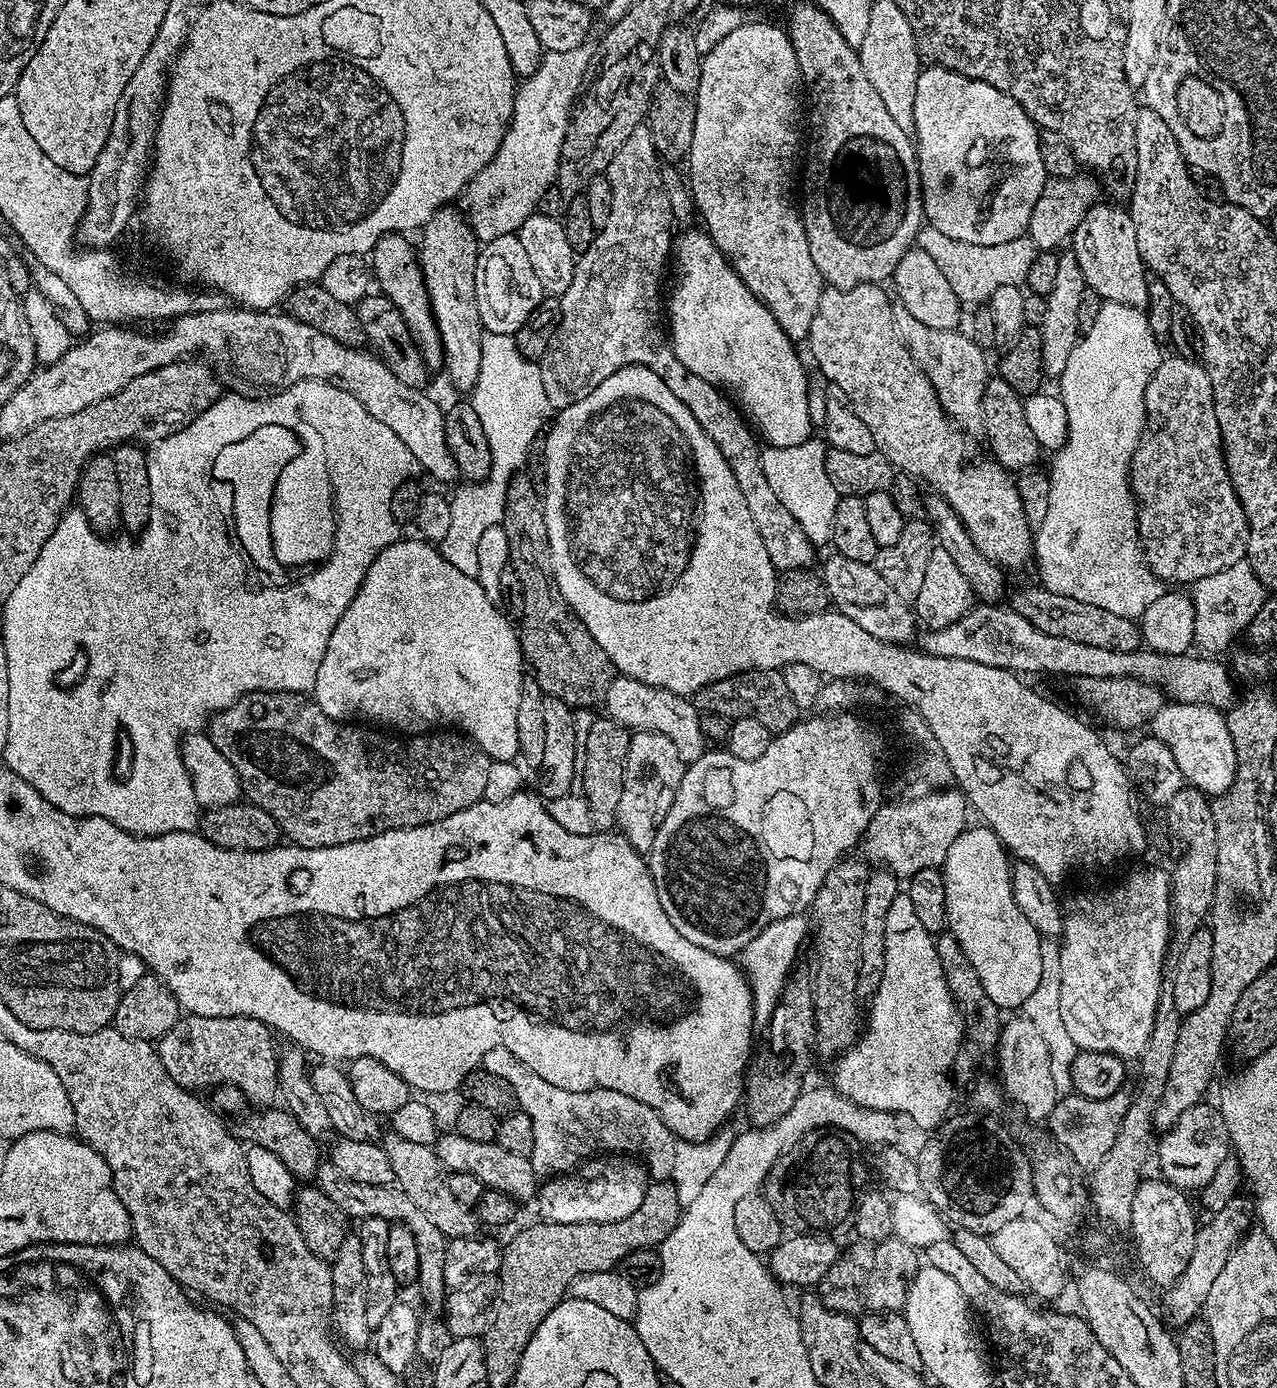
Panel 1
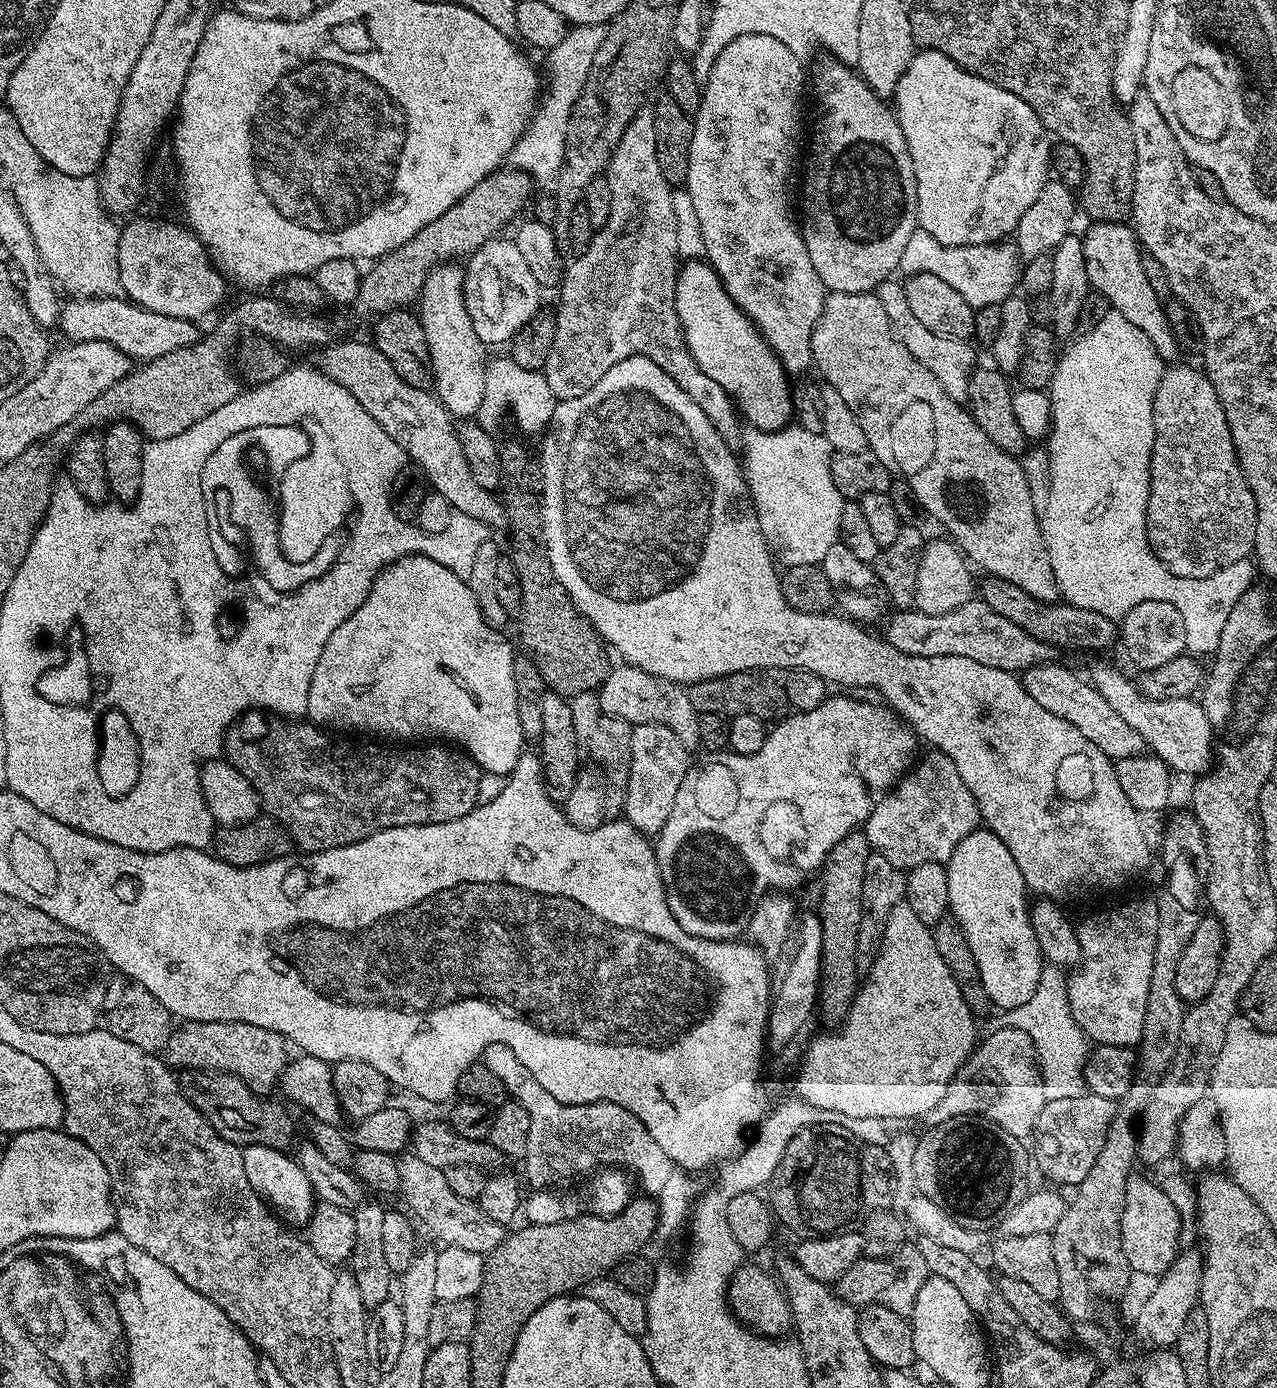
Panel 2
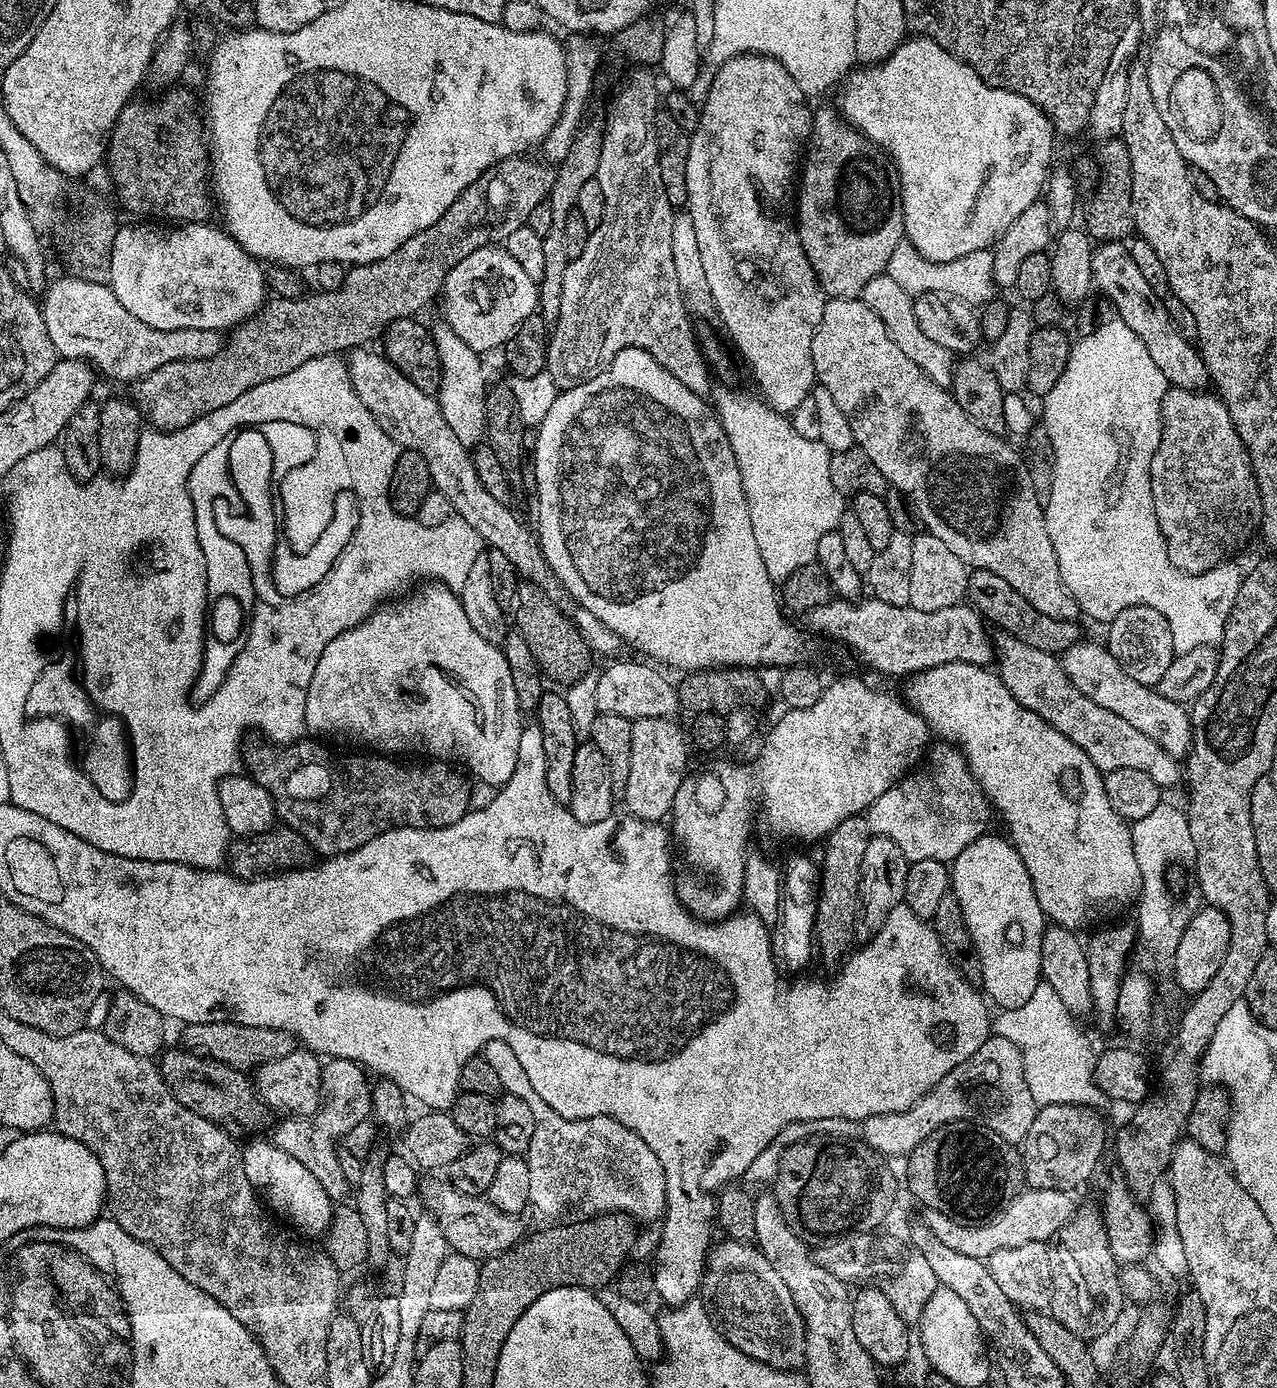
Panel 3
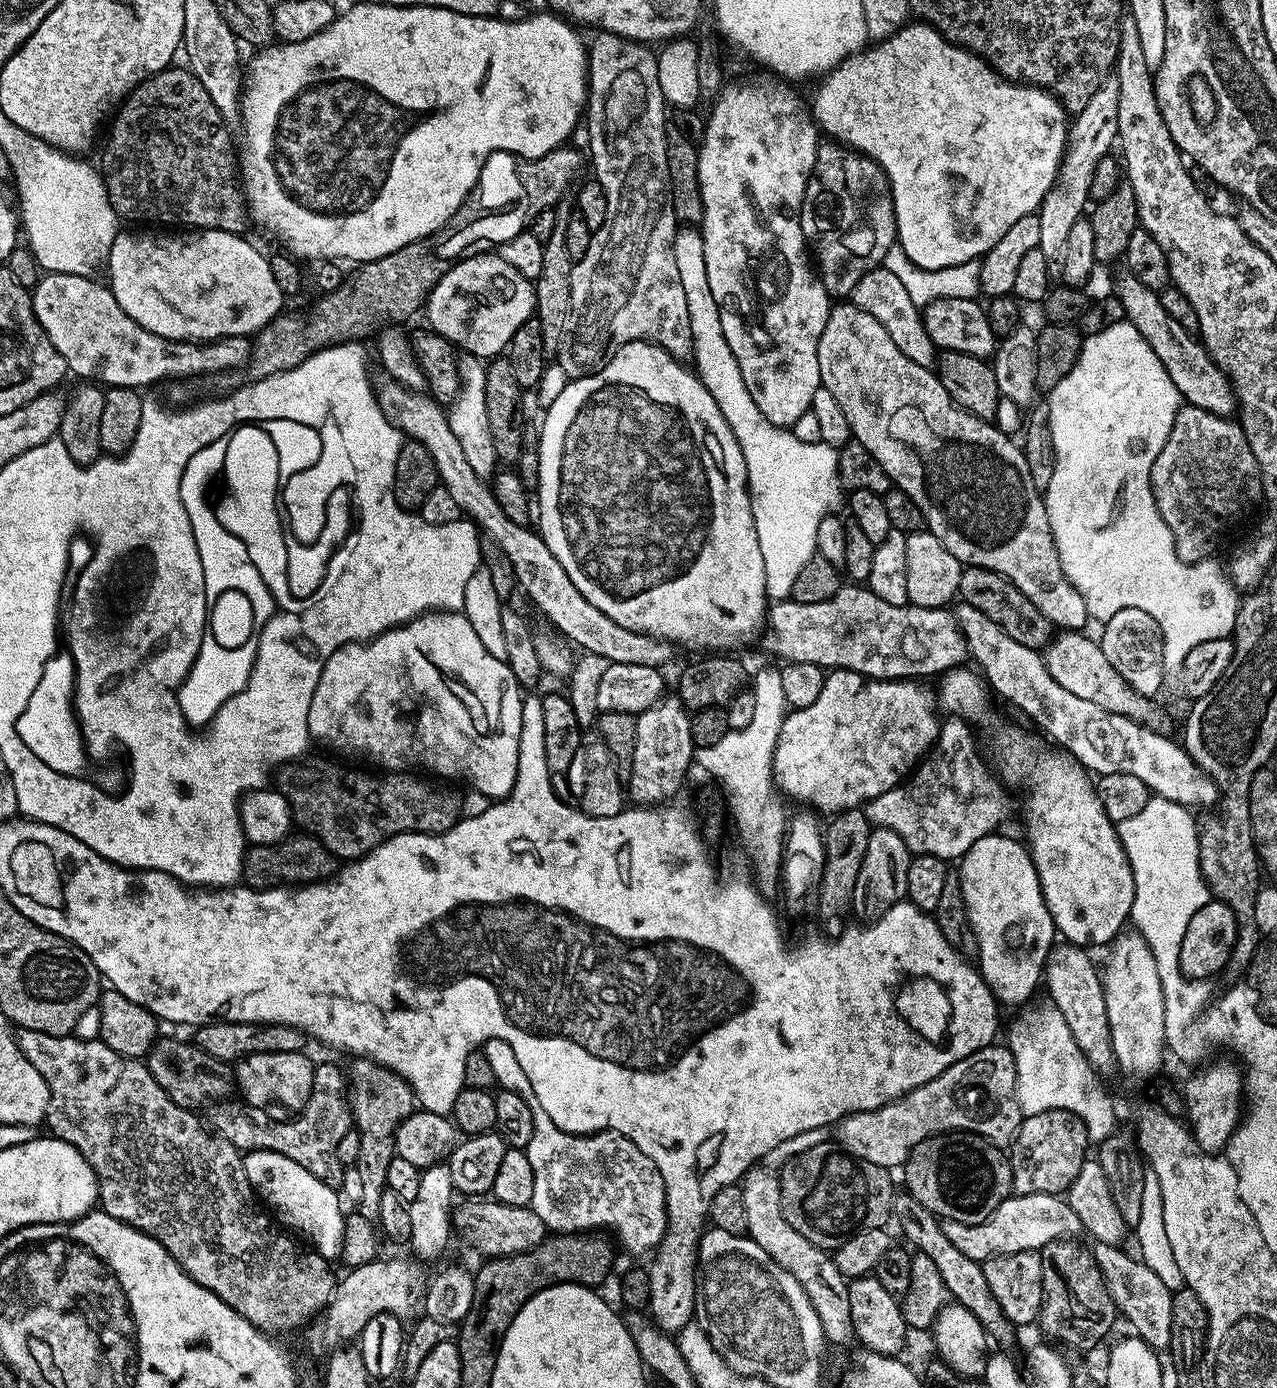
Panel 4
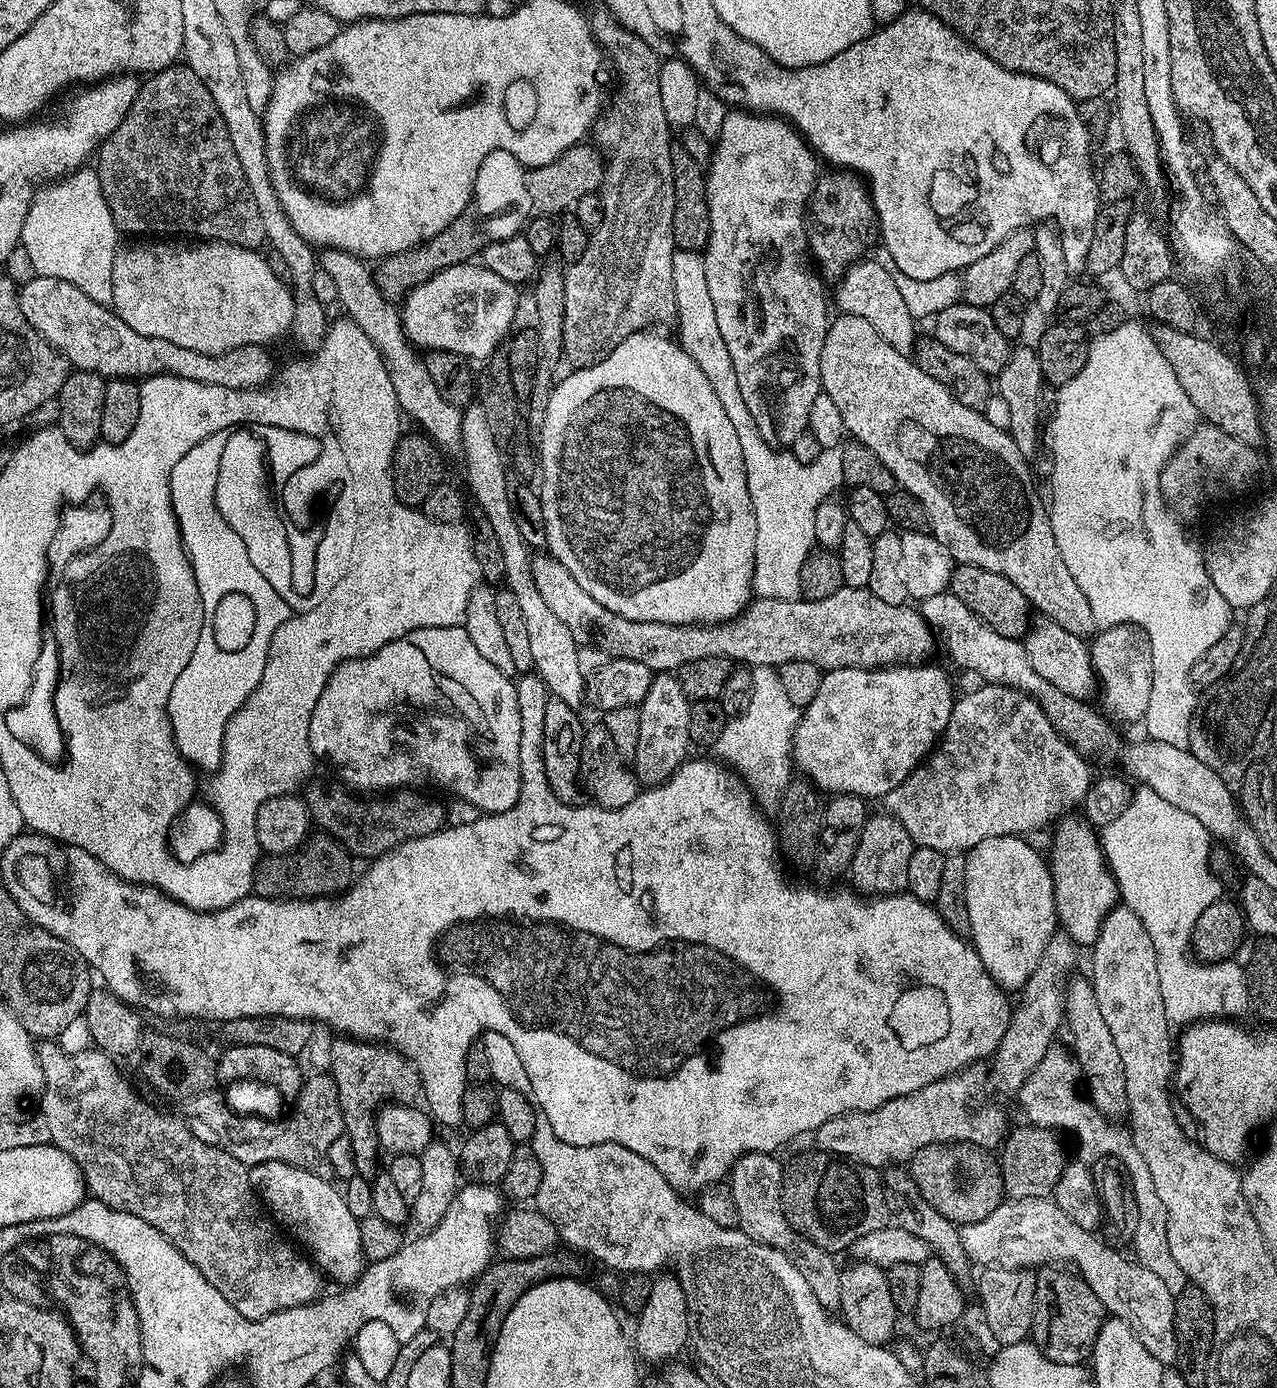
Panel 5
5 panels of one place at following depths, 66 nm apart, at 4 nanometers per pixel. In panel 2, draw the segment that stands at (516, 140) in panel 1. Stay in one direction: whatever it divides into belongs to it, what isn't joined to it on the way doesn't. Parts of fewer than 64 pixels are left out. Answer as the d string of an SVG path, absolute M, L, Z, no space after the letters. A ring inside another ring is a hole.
M577 24L569 29L558 46L547 49L548 76L546 72L546 91L532 113L532 119L518 142L512 147L510 164L532 177L537 185L551 185L559 174L563 162L563 150L566 149L567 127L570 126L571 111L576 99L582 94L587 74L593 65L594 54L598 46L606 39L608 24Z

